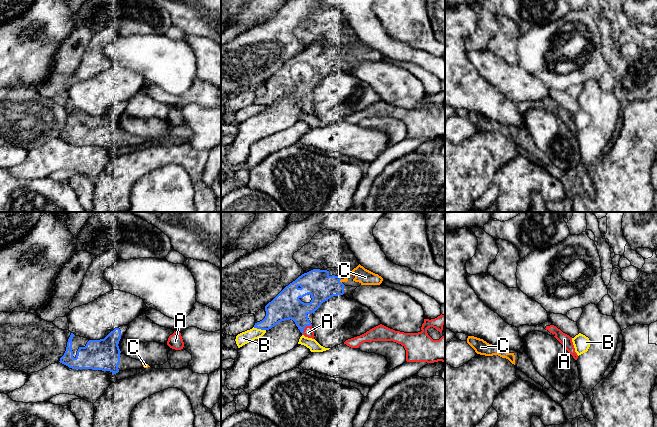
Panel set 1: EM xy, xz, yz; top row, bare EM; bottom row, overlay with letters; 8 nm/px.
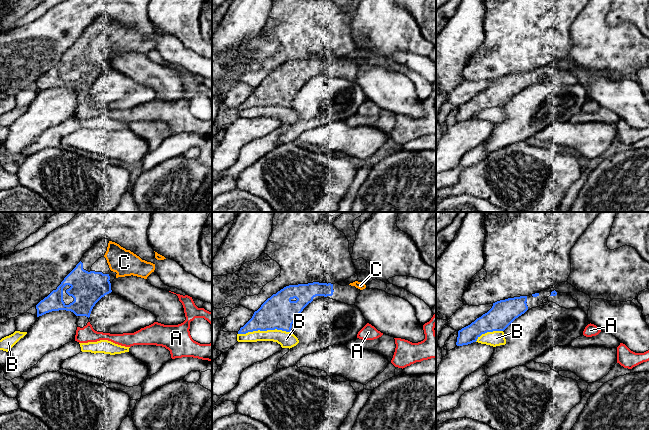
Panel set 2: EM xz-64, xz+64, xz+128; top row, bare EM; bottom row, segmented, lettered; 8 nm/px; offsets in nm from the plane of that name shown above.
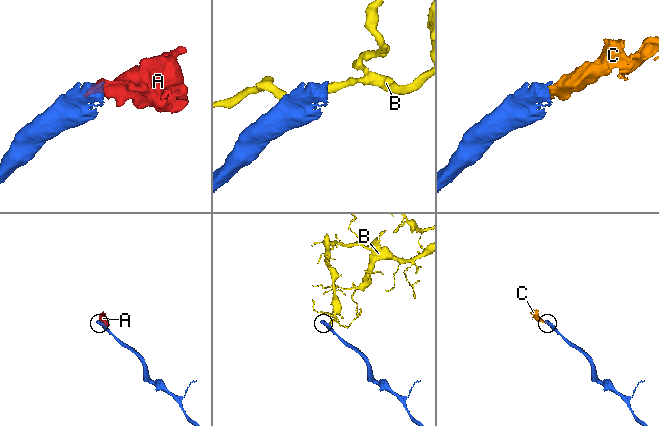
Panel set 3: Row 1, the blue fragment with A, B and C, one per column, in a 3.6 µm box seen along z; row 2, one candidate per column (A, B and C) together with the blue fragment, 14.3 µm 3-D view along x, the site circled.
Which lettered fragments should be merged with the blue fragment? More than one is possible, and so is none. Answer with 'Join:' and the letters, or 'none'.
Join: A, C

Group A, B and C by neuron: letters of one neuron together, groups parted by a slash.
A C / B

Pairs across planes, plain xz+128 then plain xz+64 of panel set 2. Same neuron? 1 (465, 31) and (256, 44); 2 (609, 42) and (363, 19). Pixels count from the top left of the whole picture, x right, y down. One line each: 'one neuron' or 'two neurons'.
1: two neurons
2: one neuron

